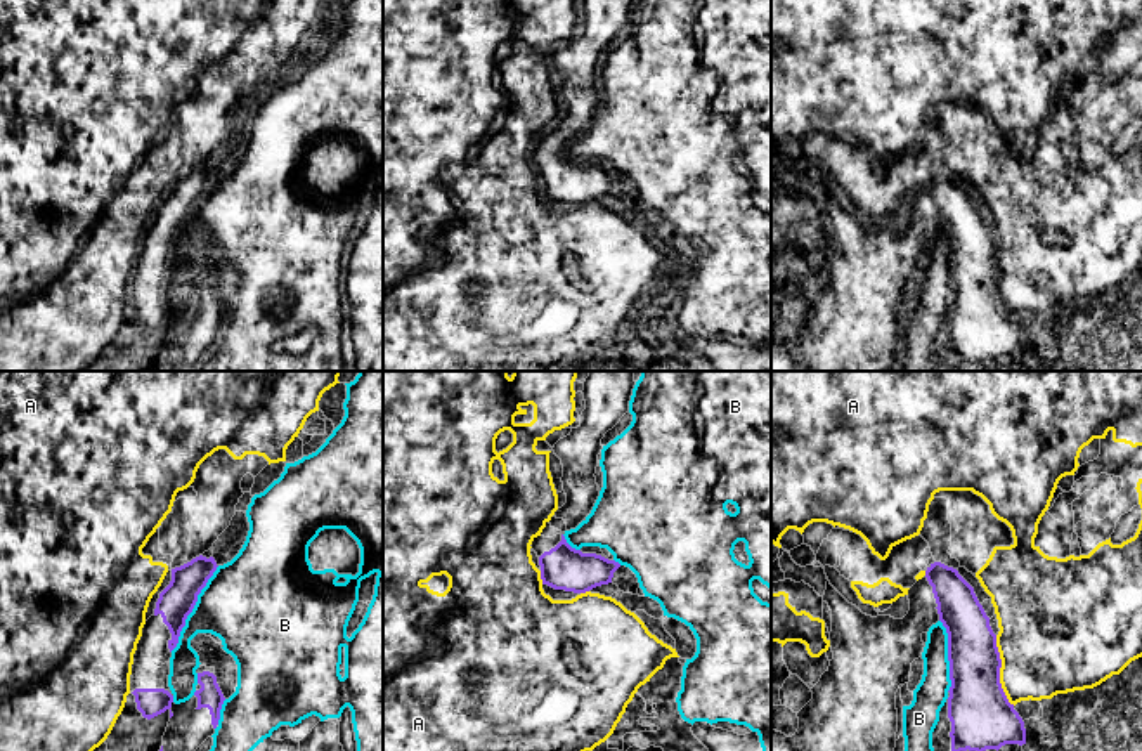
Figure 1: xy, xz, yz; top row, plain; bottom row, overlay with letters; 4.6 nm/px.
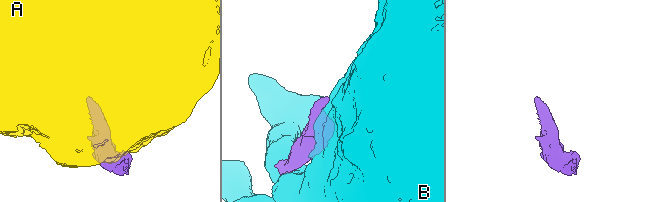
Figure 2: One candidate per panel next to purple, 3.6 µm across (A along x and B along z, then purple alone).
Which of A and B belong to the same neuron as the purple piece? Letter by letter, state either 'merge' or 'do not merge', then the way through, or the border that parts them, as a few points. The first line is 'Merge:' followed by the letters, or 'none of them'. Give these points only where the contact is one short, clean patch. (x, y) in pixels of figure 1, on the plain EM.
Merge: none of them
A: do not merge
B: do not merge

